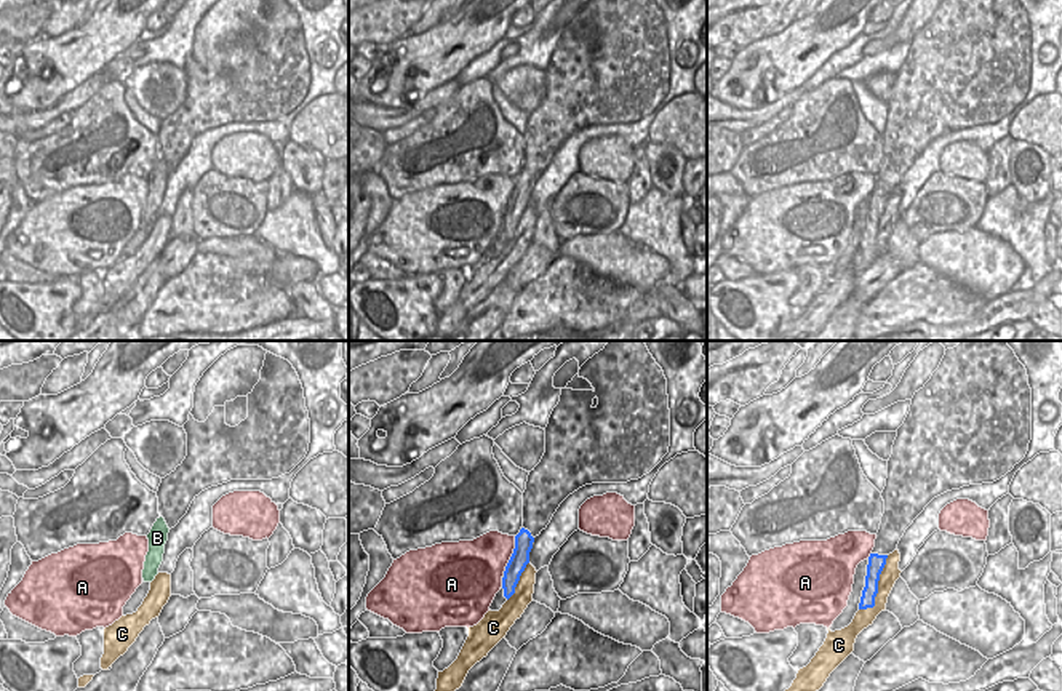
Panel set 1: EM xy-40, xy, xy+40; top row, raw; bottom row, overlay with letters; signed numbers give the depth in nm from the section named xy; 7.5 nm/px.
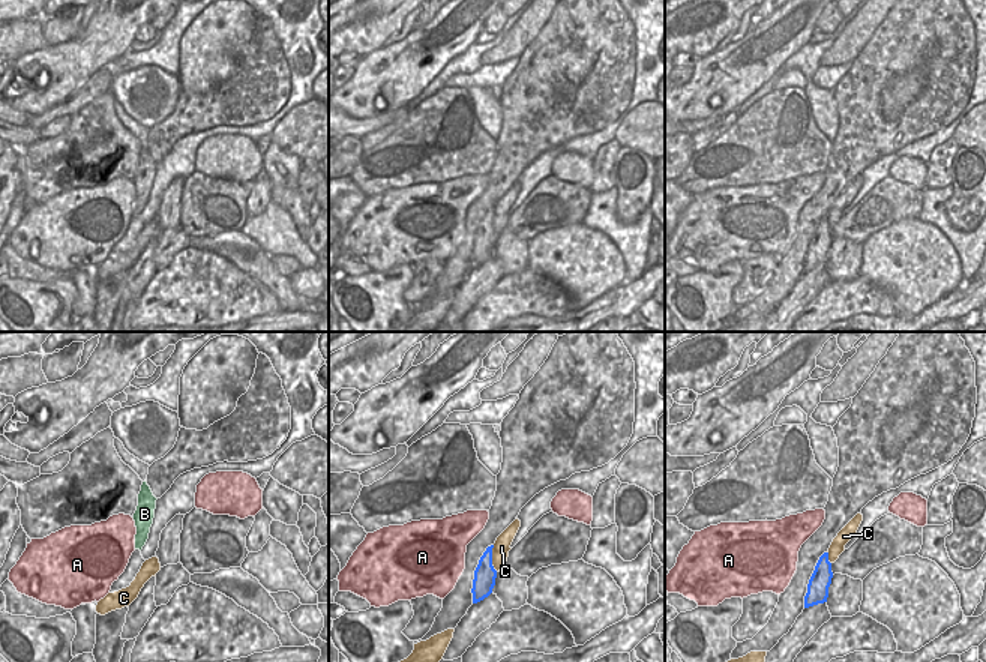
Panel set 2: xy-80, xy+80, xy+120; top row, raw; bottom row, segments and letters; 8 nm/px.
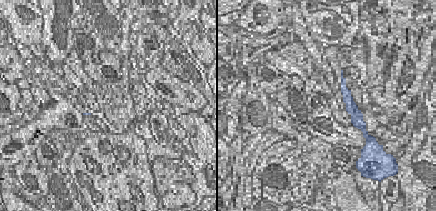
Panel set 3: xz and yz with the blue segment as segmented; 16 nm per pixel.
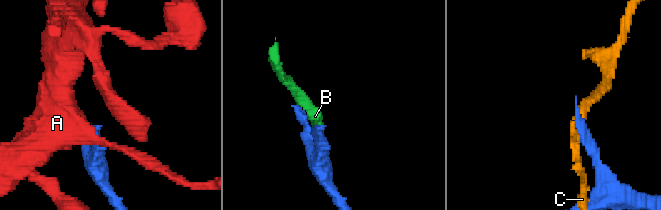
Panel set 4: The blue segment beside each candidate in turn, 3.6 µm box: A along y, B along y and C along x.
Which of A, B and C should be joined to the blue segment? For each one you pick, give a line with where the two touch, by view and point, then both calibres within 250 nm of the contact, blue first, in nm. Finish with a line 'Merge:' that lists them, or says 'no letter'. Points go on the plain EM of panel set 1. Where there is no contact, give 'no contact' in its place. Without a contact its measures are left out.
B: no contact
Merge: B

